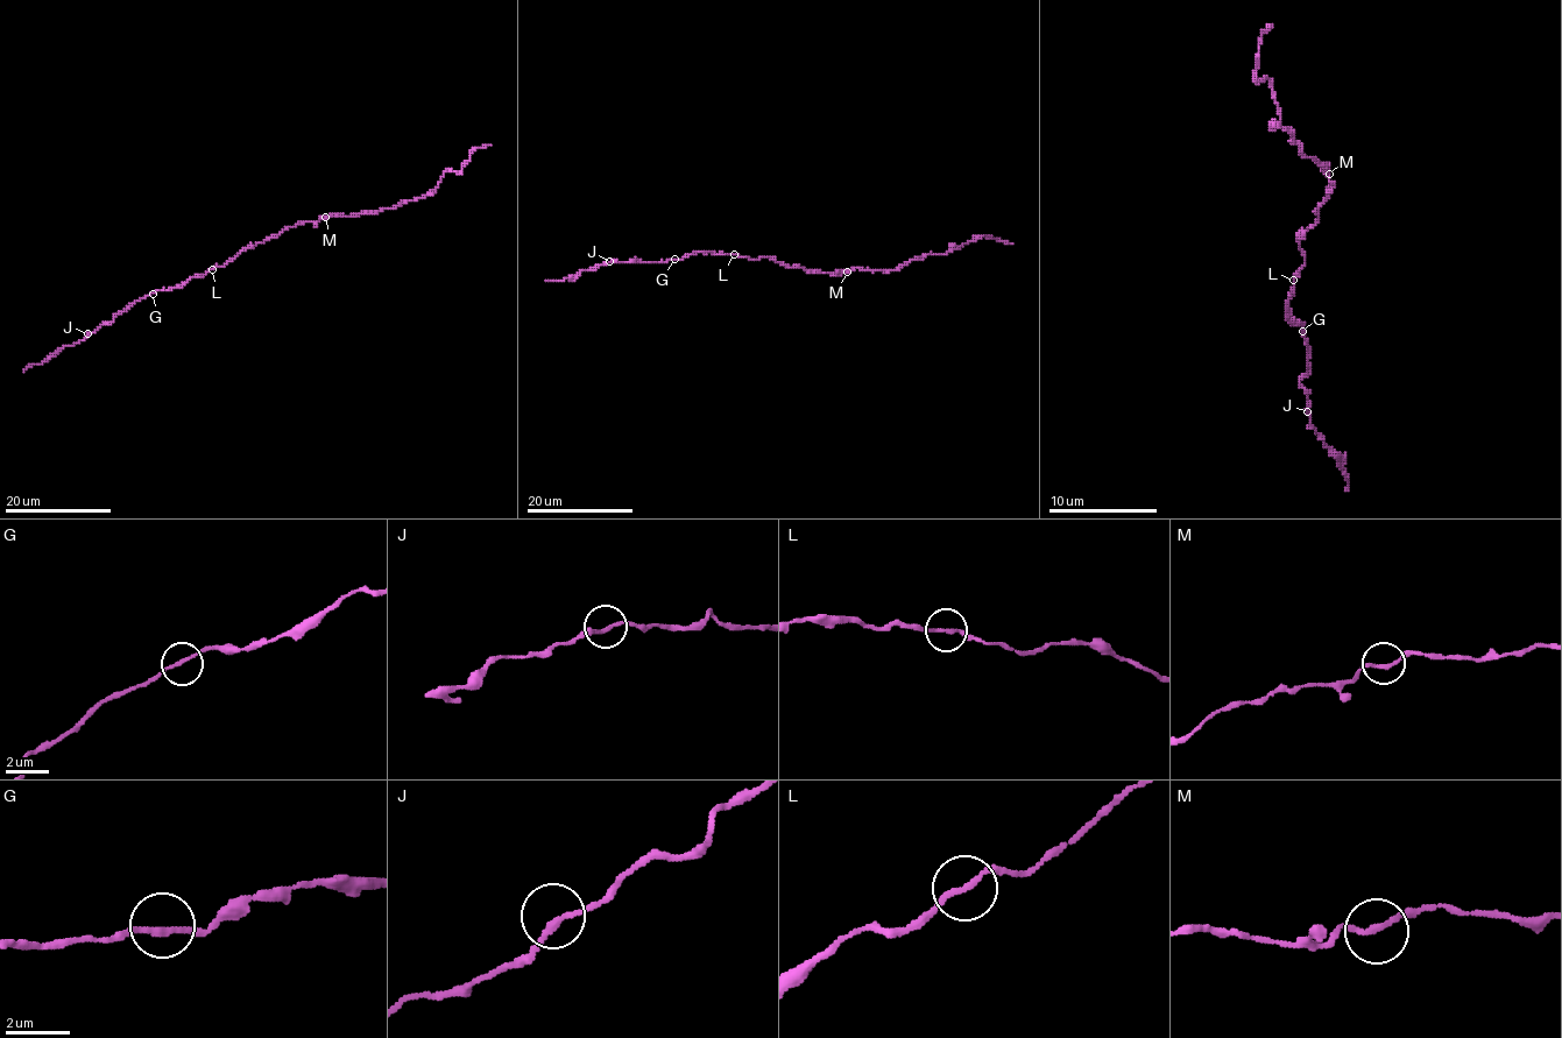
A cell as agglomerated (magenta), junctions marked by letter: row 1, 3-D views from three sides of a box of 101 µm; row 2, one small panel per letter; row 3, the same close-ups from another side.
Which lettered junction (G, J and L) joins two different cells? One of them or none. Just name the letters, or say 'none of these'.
L

